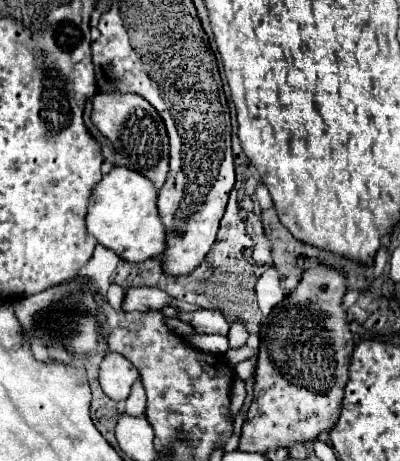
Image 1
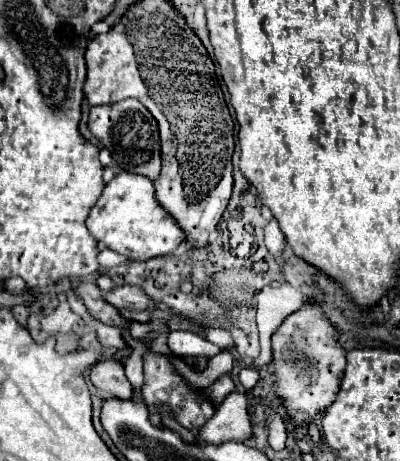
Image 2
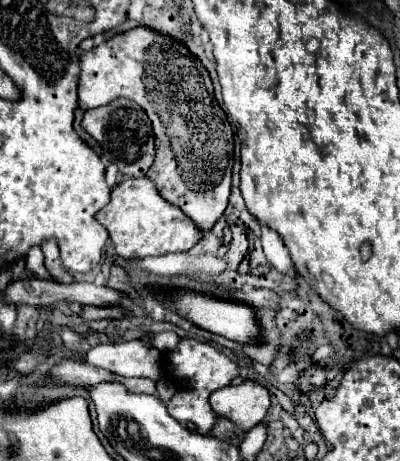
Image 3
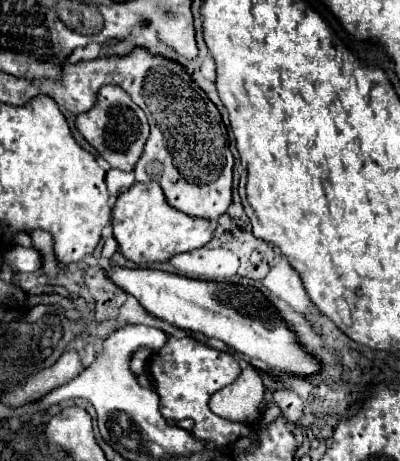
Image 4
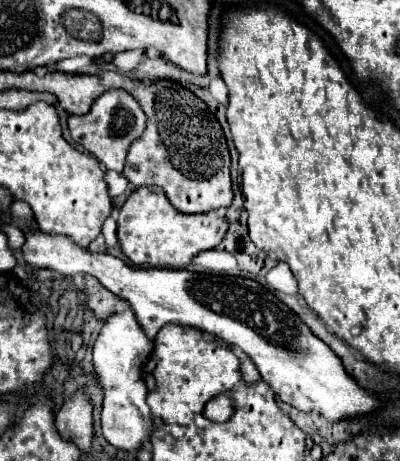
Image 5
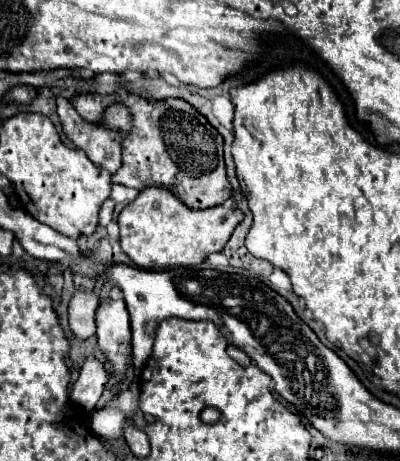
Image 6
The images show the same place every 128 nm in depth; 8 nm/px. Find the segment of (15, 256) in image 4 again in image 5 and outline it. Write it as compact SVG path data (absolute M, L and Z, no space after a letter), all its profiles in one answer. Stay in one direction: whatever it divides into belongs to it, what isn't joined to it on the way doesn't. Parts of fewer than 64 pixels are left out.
M32 228L32 232L24 232L24 238L22 254L30 266L50 268L62 276L94 276L104 288L130 304L136 320L140 320L140 326L148 332L148 340L154 340L158 330L170 322L196 326L214 334L224 342L242 348L256 364L262 380L270 384L282 402L308 414L316 412L332 424L368 416L380 408L380 402L356 384L340 358L312 334L298 314L284 306L256 280L242 276L198 274L190 270L126 266L116 256L94 254L68 240L68 236L44 234L36 228Z

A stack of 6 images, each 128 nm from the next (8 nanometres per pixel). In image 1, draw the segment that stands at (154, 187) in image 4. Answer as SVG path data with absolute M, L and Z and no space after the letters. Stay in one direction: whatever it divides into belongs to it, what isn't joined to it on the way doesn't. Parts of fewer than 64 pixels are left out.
M116 166L98 182L90 196L86 214L88 232L102 246L114 250L128 262L144 262L152 256L160 256L166 250L166 228L158 218L156 198L158 190L146 176L140 176L124 166Z

